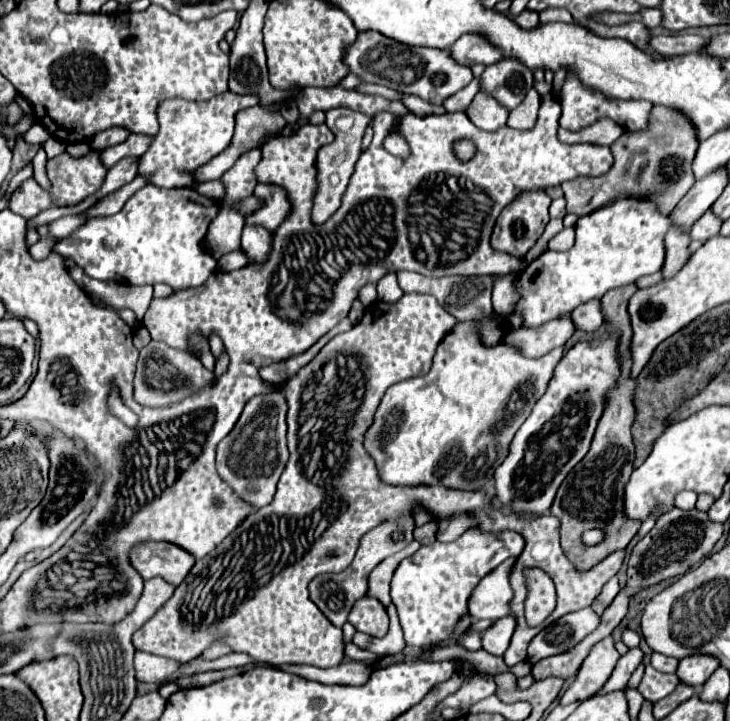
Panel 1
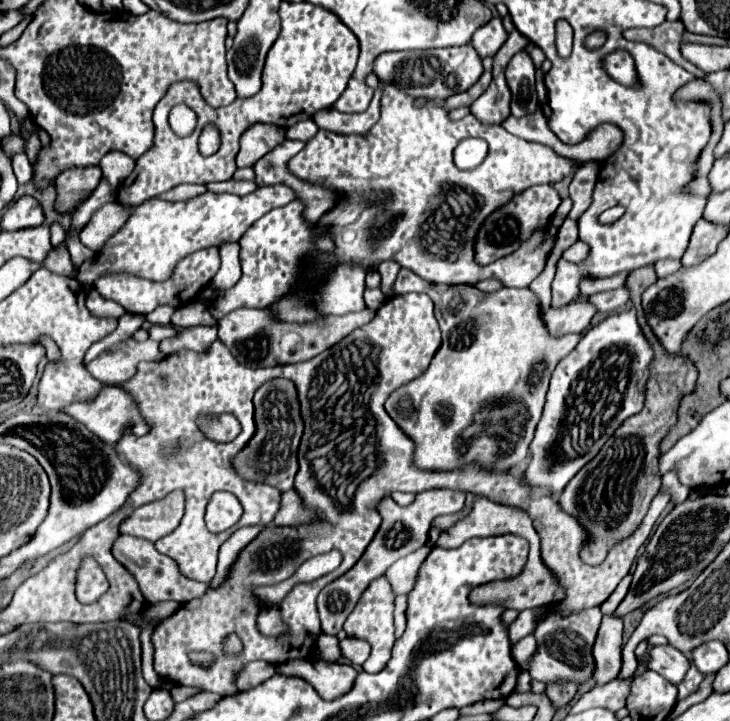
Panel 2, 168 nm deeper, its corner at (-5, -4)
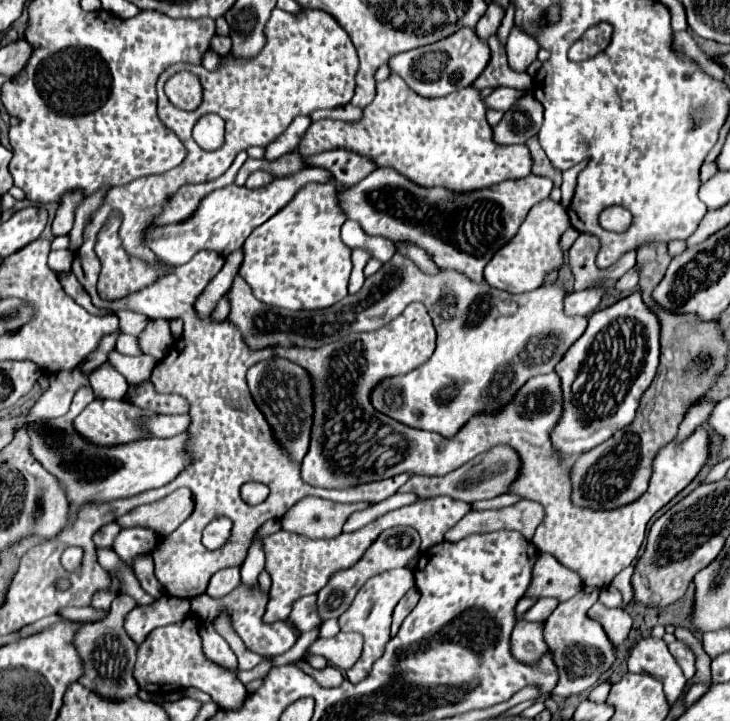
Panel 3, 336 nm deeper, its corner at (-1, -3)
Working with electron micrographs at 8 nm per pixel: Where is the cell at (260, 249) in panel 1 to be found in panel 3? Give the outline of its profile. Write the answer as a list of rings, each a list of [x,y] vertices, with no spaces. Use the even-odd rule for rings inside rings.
[[[308,183],[298,195],[280,209],[268,223],[252,231],[244,243],[244,261],[238,275],[250,285],[252,293],[274,307],[290,311],[326,309],[348,295],[348,277],[352,271],[350,247],[340,239],[340,227],[346,221],[338,205],[332,183]]]

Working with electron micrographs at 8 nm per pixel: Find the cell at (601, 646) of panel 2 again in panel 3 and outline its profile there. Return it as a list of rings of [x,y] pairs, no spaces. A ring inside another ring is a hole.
[[[600,601],[592,605],[592,609],[588,611],[588,615],[592,619],[596,619],[598,623],[602,623],[604,631],[608,633],[610,641],[614,645],[620,645],[626,637],[628,637],[628,631],[632,627],[632,617],[622,611],[622,609],[610,609],[606,605],[602,605]]]

